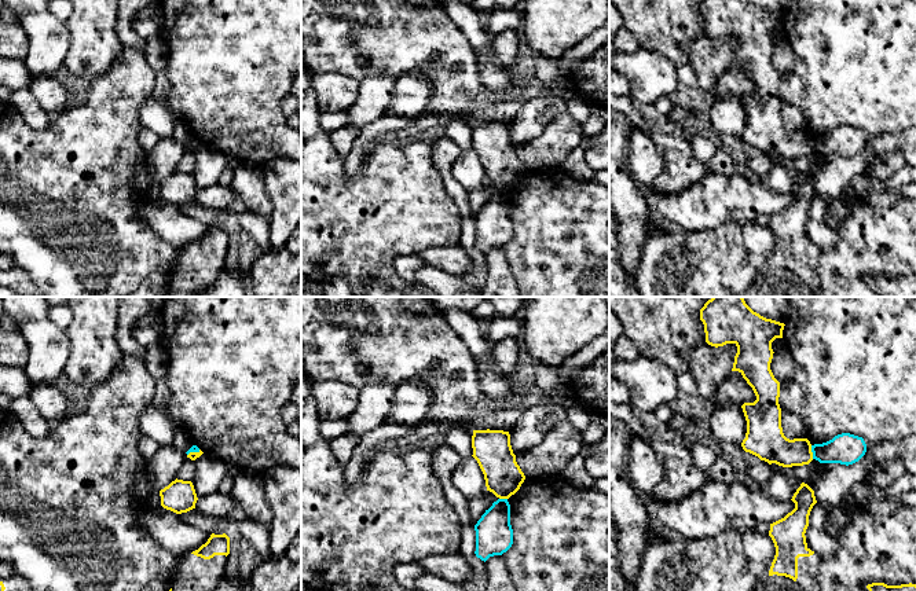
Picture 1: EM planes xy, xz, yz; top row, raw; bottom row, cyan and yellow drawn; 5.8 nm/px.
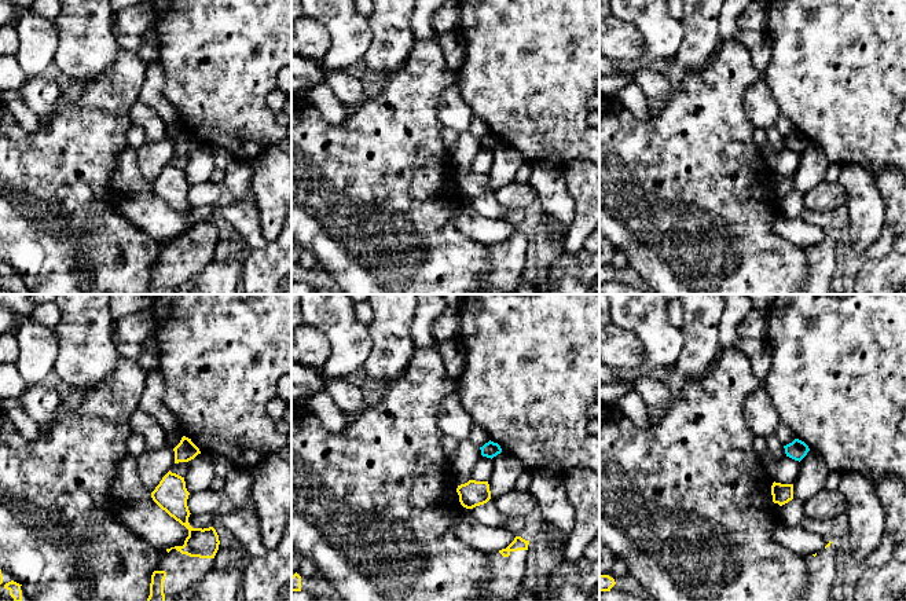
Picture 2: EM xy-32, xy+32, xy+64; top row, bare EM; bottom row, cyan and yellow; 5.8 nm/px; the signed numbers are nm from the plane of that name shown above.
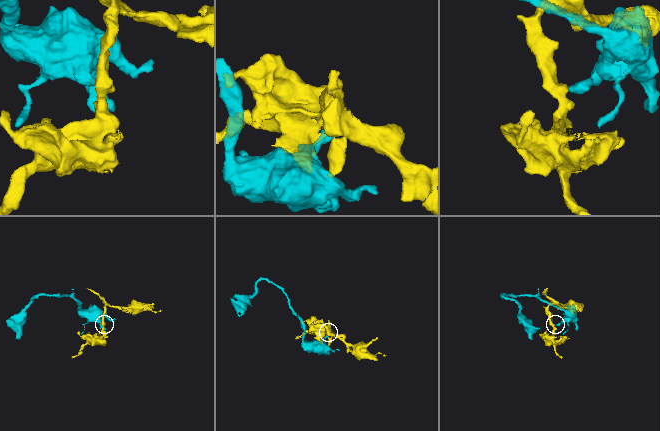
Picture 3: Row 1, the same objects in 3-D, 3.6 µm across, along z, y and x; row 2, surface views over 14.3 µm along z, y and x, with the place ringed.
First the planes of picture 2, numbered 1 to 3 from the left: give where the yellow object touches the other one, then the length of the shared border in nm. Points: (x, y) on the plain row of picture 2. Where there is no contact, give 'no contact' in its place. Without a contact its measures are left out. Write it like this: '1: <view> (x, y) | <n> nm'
1: no contact
2: no contact
3: no contact

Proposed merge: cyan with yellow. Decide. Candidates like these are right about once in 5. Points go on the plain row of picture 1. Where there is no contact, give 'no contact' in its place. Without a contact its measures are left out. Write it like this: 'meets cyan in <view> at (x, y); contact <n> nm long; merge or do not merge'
meets cyan in yz at (812, 143); contact 80 nm long; do not merge

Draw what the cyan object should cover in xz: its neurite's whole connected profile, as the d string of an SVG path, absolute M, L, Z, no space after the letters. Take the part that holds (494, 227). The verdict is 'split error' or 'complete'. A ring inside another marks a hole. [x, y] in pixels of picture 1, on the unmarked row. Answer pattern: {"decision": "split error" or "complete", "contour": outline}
{"decision": "complete", "contour": "M498 191L486 202L475 217L476 249L487 253L490 249L502 247L513 236L513 221L510 217L510 197L508 191Z"}

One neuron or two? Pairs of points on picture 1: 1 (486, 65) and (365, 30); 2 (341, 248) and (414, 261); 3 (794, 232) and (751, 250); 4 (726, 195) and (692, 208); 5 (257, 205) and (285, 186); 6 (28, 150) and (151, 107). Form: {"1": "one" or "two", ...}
{"1": "two", "2": "two", "3": "two", "4": "one", "5": "two", "6": "two"}

